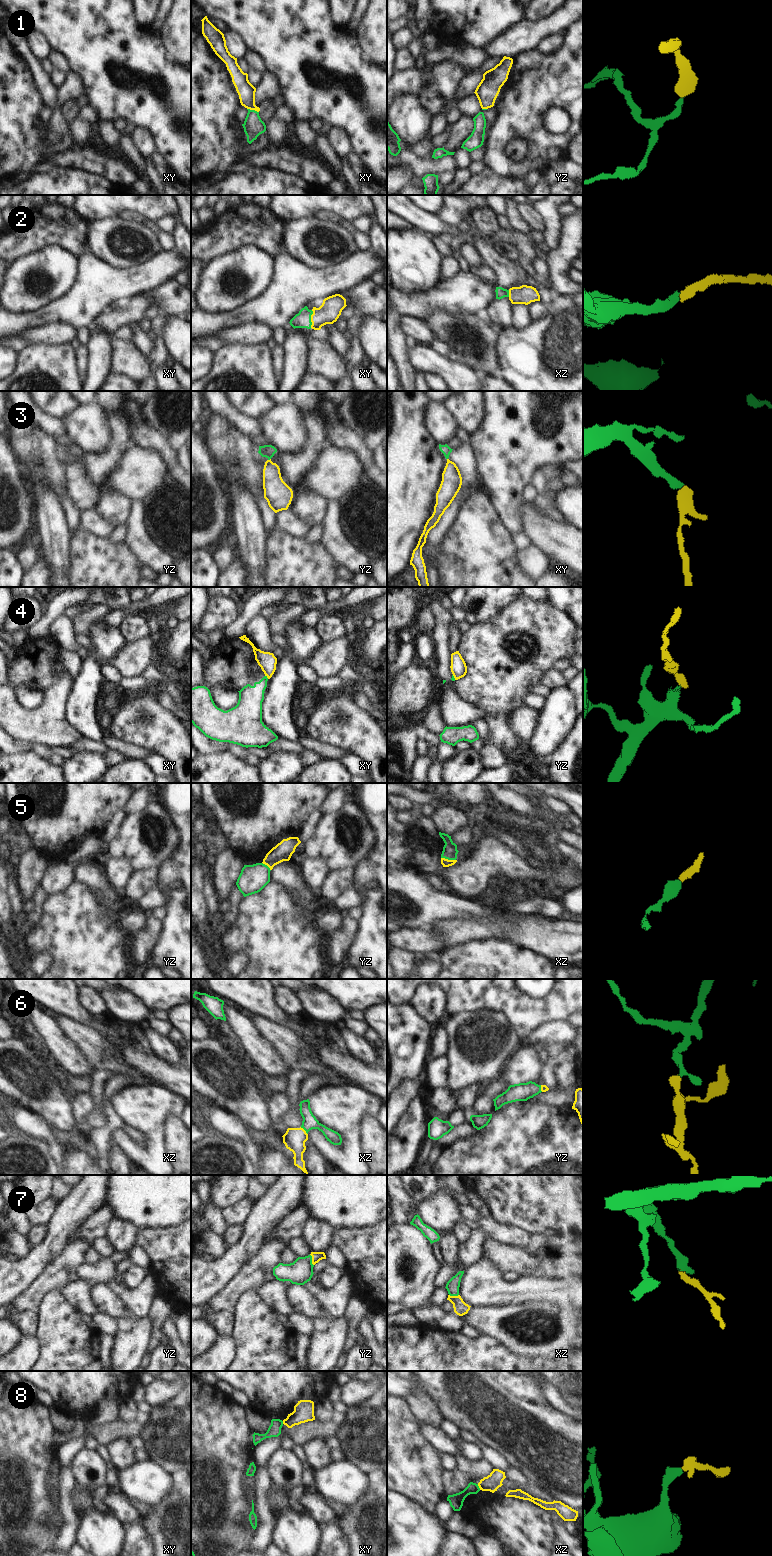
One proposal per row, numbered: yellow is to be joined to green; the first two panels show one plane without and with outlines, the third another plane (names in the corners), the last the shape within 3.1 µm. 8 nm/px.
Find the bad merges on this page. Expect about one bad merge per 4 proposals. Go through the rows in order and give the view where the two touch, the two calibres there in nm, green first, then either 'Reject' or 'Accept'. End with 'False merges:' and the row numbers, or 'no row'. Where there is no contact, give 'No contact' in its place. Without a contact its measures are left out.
1: Touches green in xy. Thickness 160 nm (green) against 140 nm. Accept
2: Touches green in xy. Thickness 130 nm (green) against 170 nm. Accept
3: Touches green in yz. Thickness 110 nm (green) against 190 nm. Accept
4: Touches green in xy. Thickness 190 nm (green) against 150 nm. Reject
5: Touches green in xz. Thickness 120 nm (green) against 60 nm. Accept
6: Touches green in xz. Thickness 120 nm (green) against 180 nm. Accept
7: Touches green in yz. Thickness 200 nm (green) against 80 nm. Accept
8: Touches green in xz. Thickness 110 nm (green) against 140 nm. Reject
False merges: 4, 8

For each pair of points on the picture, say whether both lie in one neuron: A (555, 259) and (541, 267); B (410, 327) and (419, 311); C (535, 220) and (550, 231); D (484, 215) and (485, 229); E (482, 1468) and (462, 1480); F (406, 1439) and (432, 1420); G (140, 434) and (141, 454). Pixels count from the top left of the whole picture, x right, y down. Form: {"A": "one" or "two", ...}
{"A": "two", "B": "two", "C": "two", "D": "one", "E": "two", "F": "two", "G": "two"}

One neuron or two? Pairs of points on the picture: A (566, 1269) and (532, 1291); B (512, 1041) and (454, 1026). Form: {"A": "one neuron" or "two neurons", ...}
{"A": "two neurons", "B": "one neuron"}

